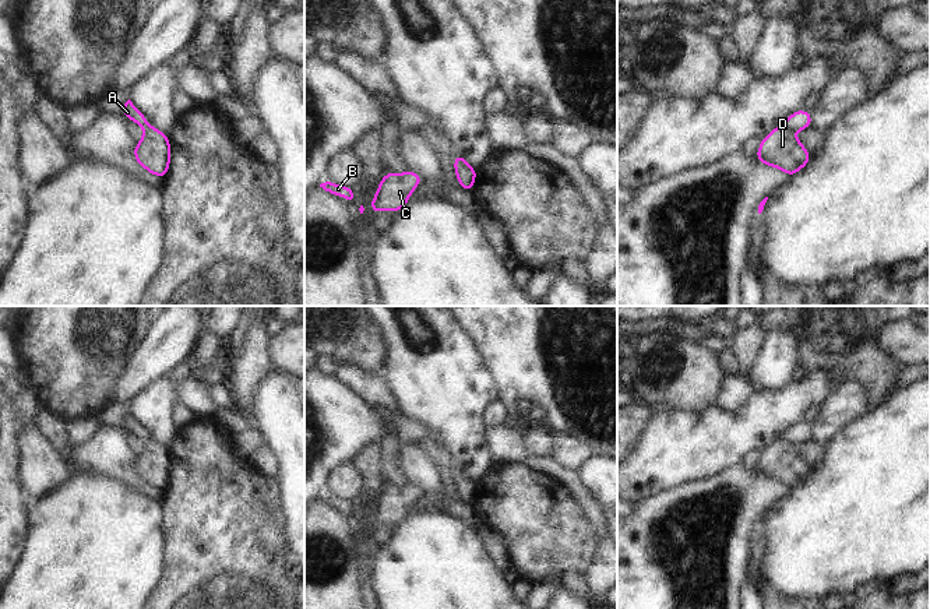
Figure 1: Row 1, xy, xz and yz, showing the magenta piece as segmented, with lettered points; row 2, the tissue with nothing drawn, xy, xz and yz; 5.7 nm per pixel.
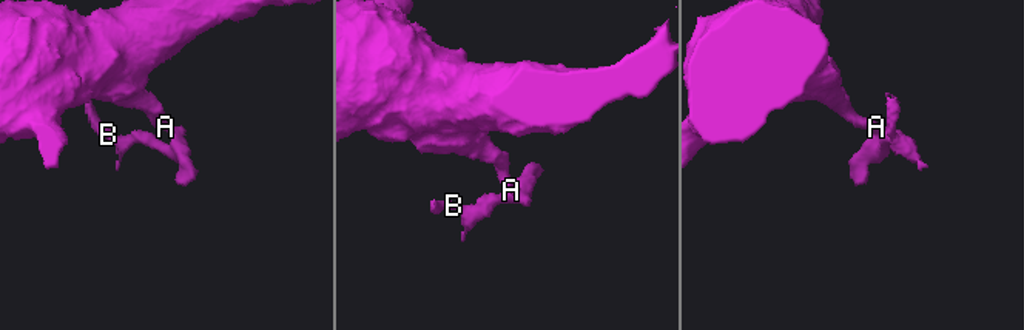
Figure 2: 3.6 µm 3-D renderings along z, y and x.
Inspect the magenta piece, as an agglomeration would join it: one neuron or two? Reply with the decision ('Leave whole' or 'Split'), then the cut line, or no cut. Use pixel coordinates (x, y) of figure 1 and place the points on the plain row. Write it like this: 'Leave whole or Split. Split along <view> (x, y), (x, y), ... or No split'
Split. Split along yz (782, 437), (792, 444)

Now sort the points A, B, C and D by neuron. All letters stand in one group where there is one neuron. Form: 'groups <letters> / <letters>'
groups A / B C D

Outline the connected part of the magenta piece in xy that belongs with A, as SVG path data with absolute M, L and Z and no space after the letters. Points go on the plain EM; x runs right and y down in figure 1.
M130 412L124 416L121 427L124 430L135 434L137 437L140 437L144 443L149 439L145 429L133 418L133 415Z

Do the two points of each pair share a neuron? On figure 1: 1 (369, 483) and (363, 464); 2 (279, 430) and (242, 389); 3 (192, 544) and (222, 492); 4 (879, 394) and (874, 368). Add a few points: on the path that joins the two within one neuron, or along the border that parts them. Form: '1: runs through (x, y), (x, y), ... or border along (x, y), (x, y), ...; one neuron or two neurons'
1: runs through (369, 479), (367, 468); one neuron
2: border along (268, 370), (254, 391), (253, 418), (257, 429); two neurons
3: runs through (204, 531), (211, 524), (212, 504); one neuron
4: runs through (879, 387), (879, 375); one neuron

